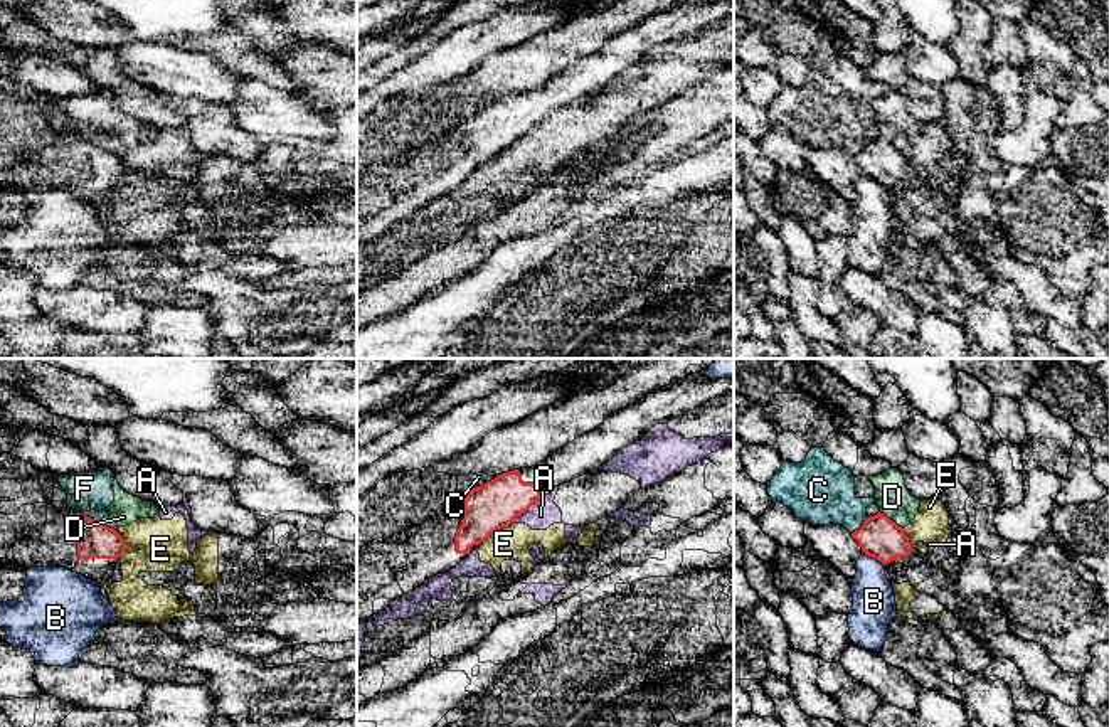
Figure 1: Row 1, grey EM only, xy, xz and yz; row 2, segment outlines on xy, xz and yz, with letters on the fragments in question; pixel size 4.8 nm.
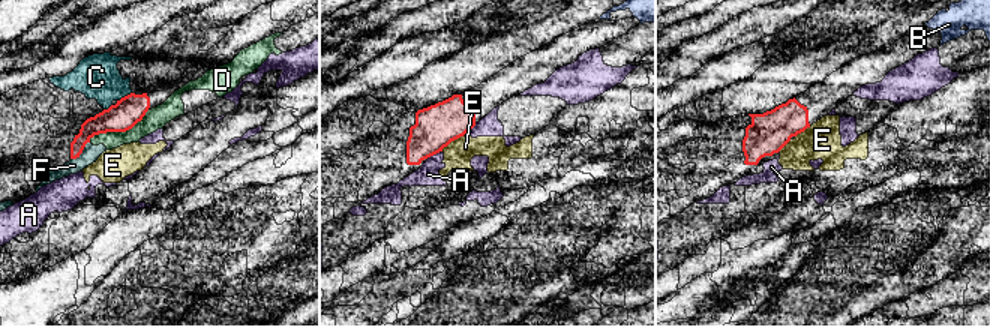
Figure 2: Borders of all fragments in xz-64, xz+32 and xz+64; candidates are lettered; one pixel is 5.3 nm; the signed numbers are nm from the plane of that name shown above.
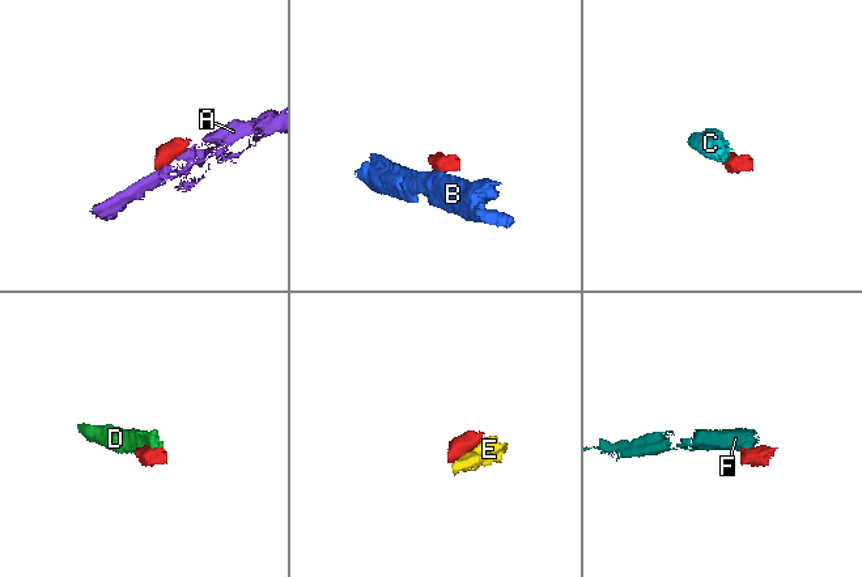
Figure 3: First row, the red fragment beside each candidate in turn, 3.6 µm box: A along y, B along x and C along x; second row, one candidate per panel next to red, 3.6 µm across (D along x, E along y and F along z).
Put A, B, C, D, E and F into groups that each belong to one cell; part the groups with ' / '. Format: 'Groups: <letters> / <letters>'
Groups: A E / B / C / D F

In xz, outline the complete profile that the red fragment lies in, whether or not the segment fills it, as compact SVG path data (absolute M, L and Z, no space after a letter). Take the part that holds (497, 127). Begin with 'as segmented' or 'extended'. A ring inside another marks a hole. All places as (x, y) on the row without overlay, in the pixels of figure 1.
extended; M683 0L666 10L648 15L641 24L611 37L602 47L565 67L564 71L554 74L532 91L513 93L498 98L495 103L486 104L483 109L476 109L470 114L458 114L448 126L438 131L436 140L429 140L421 150L407 150L402 157L395 157L390 162L385 162L382 167L357 170L357 246L365 244L374 237L380 237L392 224L409 217L416 210L421 210L431 200L456 190L476 172L478 167L485 165L496 153L513 146L517 140L525 136L533 126L549 118L555 109L597 93L606 84L613 82L623 71L641 64L656 47L666 47L683 35L693 34L703 25L715 22L727 13L734 13L734 2L705 2L703 7L695 7L695 2L698 0Z

